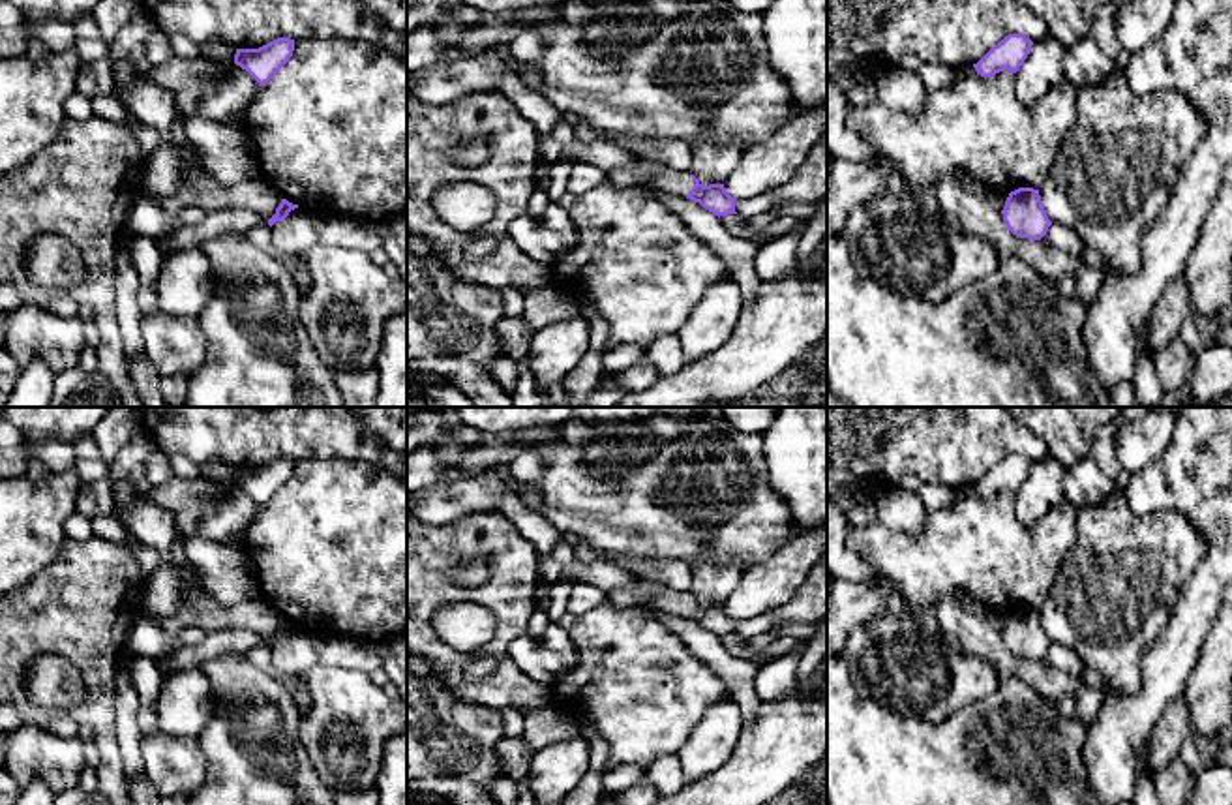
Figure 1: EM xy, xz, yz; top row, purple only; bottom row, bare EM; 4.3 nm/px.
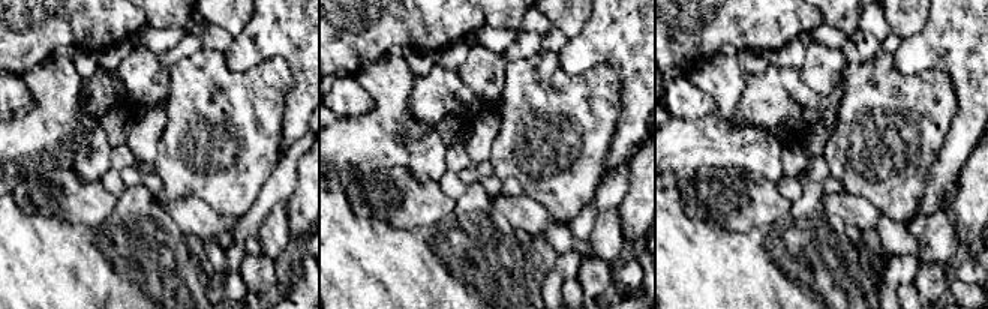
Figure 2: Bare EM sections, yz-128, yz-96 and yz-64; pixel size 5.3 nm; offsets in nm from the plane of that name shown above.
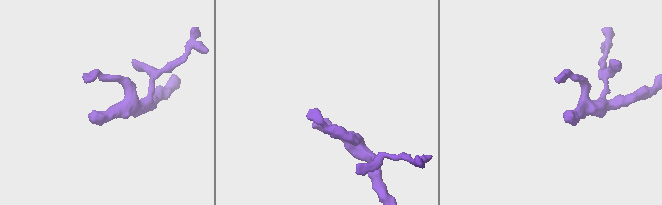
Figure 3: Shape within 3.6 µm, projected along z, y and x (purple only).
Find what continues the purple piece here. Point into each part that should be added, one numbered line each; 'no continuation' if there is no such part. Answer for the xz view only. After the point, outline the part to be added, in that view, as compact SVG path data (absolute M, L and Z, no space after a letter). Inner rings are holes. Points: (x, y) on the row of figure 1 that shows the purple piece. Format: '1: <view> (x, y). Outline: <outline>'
1: xz (679, 182). Outline: M636 158L632 165L609 171L608 182L613 186L654 182L660 190L681 197L686 197L696 184L690 171L677 171L660 161L641 158Z

